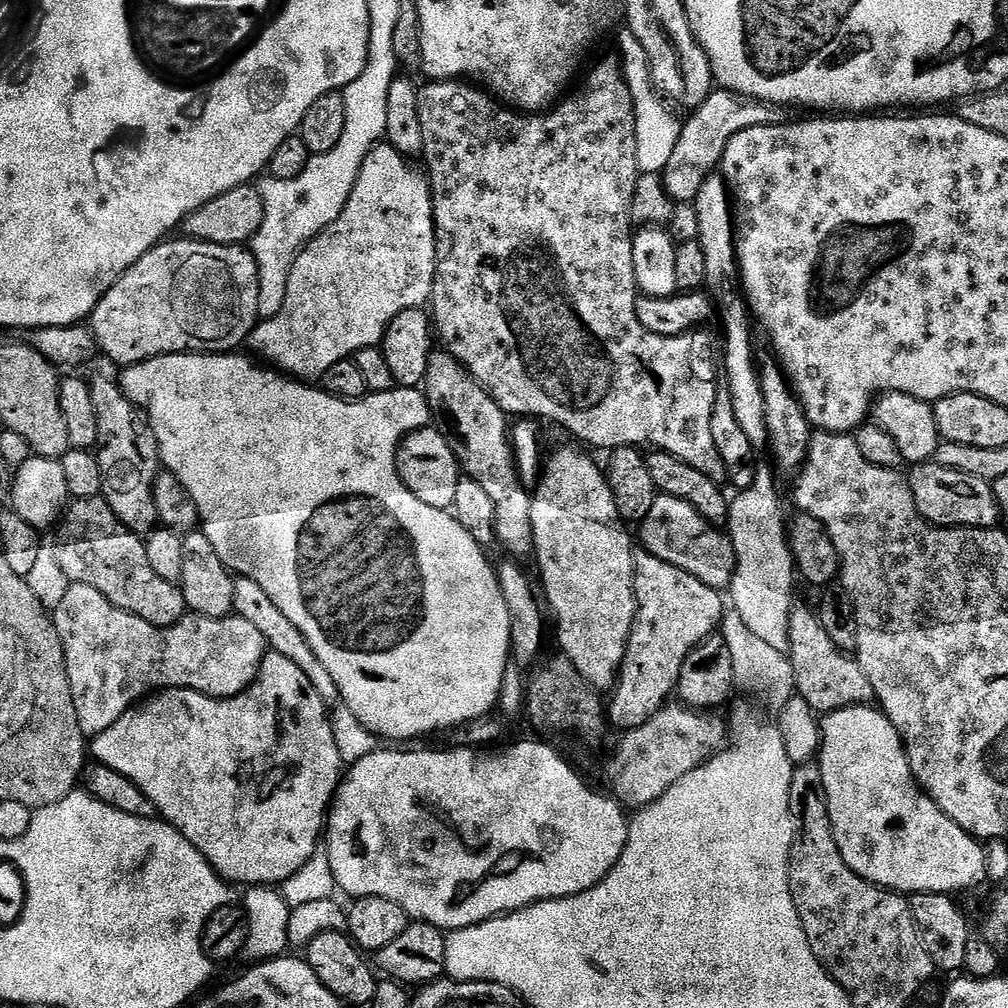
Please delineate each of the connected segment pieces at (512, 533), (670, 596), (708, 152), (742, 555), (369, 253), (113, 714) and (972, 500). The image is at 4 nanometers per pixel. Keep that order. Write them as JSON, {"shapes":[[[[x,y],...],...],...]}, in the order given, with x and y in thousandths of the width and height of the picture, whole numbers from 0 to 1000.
{"shapes":[[[[443,347],[430,348],[419,388],[429,407],[432,424],[437,426],[452,451],[459,471],[474,478],[474,482],[478,482],[492,500],[490,518],[495,543],[500,543],[508,554],[527,553],[530,548],[526,518],[528,493],[525,485],[520,485],[521,477],[512,462],[506,421],[504,425],[505,414]]],[[[638,546],[632,547],[630,553],[631,616],[625,625],[615,672],[611,674],[611,682],[605,688],[607,695],[601,698],[602,717],[614,724],[626,724],[645,716],[645,712],[649,712],[649,708],[653,708],[664,697],[663,689],[671,687],[671,678],[677,669],[677,657],[681,657],[688,641],[713,624],[720,606],[719,592],[711,584],[692,577],[688,569],[681,569],[681,565],[673,565],[673,562],[665,562],[665,558],[657,558],[657,554],[649,554],[649,550]]],[[[708,89],[702,94],[700,101],[696,101],[696,105],[684,114],[687,116],[678,120],[669,153],[665,153],[665,161],[661,161],[657,172],[661,192],[665,192],[671,202],[688,201],[692,196],[692,188],[715,166],[724,137],[748,125],[783,122],[784,115],[778,111],[781,110],[774,105],[744,99],[721,89]]],[[[759,460],[751,461],[746,482],[733,487],[733,491],[723,499],[720,526],[729,544],[730,562],[722,589],[728,606],[735,610],[744,626],[768,645],[781,648],[784,613],[789,598],[789,556],[782,541],[782,524],[780,516],[778,520],[778,508],[768,478],[770,472]]],[[[378,141],[370,147],[369,152],[363,157],[363,161],[359,161],[357,166],[357,172],[353,178],[353,184],[351,188],[347,192],[347,196],[343,200],[343,204],[339,208],[339,212],[334,216],[329,223],[322,228],[322,230],[316,230],[313,233],[313,238],[309,238],[305,244],[296,253],[294,253],[294,259],[290,261],[290,267],[288,268],[288,276],[284,280],[284,300],[280,300],[280,308],[276,308],[276,312],[272,315],[267,317],[258,317],[254,324],[250,326],[250,329],[246,333],[244,338],[245,344],[250,344],[256,352],[259,353],[263,362],[269,363],[271,366],[277,367],[279,370],[285,371],[287,374],[293,375],[299,379],[317,379],[320,378],[323,367],[327,367],[327,363],[331,363],[331,359],[339,359],[353,352],[353,349],[359,348],[361,345],[374,344],[381,336],[381,328],[387,323],[387,319],[391,315],[395,315],[395,312],[399,312],[399,308],[407,308],[408,306],[421,306],[429,297],[429,281],[433,279],[433,221],[429,215],[429,188],[427,186],[427,180],[420,170],[416,166],[408,167],[406,160],[399,154],[395,153],[395,149],[391,149],[384,141]]],[[[234,575],[230,605],[233,609],[219,615],[187,609],[168,623],[158,623],[113,601],[93,581],[70,578],[54,607],[54,614],[63,642],[77,720],[81,720],[83,731],[109,724],[121,708],[164,683],[191,683],[211,692],[235,690],[254,676],[264,646],[262,635],[269,646],[284,649],[308,673],[308,681],[315,685],[315,692],[319,692],[322,700],[338,697],[327,665],[315,657],[315,649],[300,633],[300,625],[268,597],[268,589],[256,577]]],[[[922,458],[908,461],[899,475],[907,490],[911,510],[931,524],[987,524],[993,519],[992,503],[988,500],[985,481],[966,470],[936,464]]]]}

